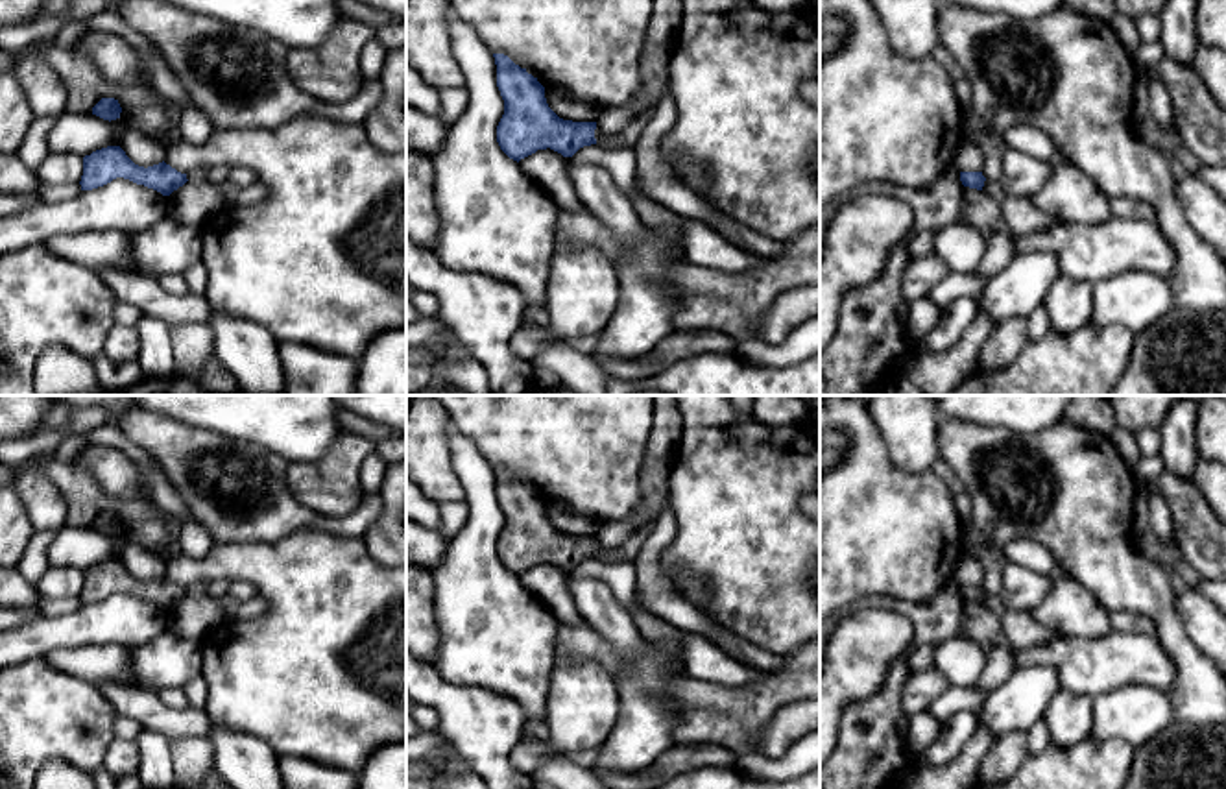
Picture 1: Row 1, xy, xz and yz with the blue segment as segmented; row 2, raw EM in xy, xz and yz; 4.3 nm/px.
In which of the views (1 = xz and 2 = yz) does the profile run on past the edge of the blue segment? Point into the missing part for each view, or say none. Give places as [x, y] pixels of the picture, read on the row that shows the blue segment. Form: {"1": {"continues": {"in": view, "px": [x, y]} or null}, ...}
{"1": {"continues": null}, "2": {"continues": null}}

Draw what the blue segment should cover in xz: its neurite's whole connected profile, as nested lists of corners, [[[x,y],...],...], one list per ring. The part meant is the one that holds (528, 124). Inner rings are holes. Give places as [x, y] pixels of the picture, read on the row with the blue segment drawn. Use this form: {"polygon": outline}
{"polygon": [[[493,54],[497,87],[504,100],[504,115],[497,126],[497,142],[513,161],[537,150],[554,150],[572,157],[580,148],[596,144],[596,122],[559,118],[547,103],[545,87],[504,54]]]}

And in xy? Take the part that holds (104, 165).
{"polygon": [[[107,146],[83,157],[81,190],[103,187],[116,177],[144,185],[162,196],[170,196],[188,181],[186,174],[164,161],[148,168],[135,164],[120,146]]]}

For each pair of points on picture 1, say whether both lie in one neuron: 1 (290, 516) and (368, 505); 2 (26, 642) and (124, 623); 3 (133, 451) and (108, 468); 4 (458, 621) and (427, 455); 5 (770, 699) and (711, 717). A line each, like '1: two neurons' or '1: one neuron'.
1: one neuron
2: one neuron
3: two neurons
4: two neurons
5: one neuron

